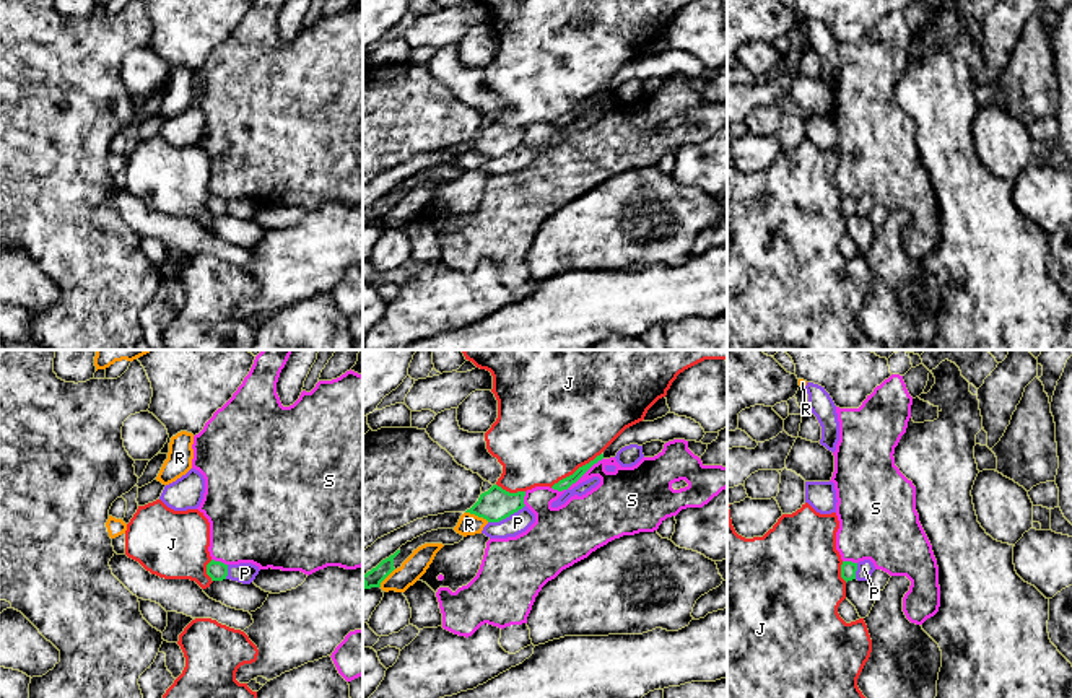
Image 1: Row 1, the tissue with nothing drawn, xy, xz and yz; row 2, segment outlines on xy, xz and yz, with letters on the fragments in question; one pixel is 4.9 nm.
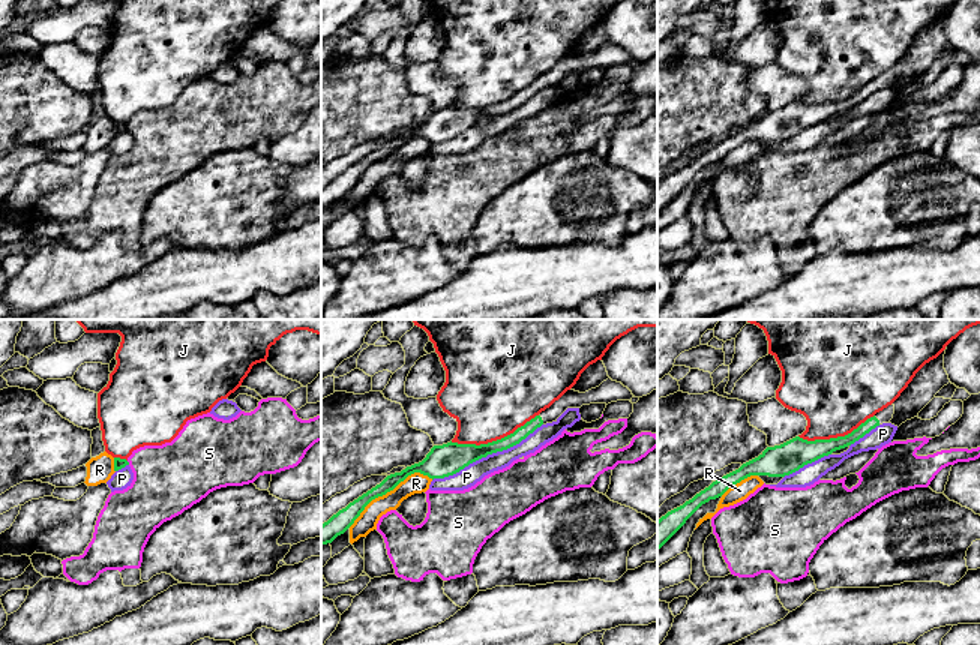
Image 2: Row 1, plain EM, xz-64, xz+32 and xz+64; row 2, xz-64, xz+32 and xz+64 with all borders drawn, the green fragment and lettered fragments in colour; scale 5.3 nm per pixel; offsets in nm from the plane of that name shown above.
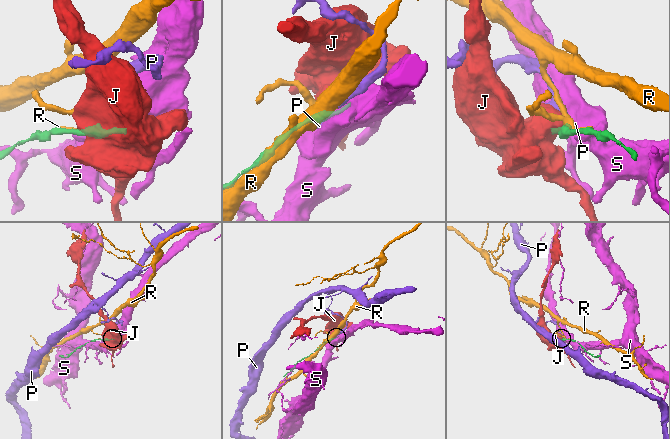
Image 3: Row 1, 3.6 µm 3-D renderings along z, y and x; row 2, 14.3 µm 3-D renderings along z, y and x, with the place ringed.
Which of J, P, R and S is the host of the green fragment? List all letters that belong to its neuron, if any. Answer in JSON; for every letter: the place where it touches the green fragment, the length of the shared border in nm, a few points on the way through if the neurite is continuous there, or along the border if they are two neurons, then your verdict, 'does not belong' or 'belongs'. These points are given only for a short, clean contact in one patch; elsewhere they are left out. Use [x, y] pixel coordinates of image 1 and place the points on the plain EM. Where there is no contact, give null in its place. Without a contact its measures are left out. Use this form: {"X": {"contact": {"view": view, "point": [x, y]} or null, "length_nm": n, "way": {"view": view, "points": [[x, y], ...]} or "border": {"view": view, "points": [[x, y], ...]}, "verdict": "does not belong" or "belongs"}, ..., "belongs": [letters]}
{"J": {"contact": {"view": "xz", "point": [576, 106]}, "length_nm": 300, "verdict": "does not belong"}, "P": {"contact": {"view": "xz", "point": [506, 152]}, "length_nm": 200, "verdict": "does not belong"}, "R": {"contact": {"view": "xz", "point": [477, 150]}, "length_nm": 130, "verdict": "does not belong"}, "S": {"contact": {"view": "xz", "point": [576, 116]}, "length_nm": 300, "border": {"view": "xz", "points": [[602, 93], [566, 124], [552, 124]]}, "verdict": "does not belong"}, "belongs": []}

